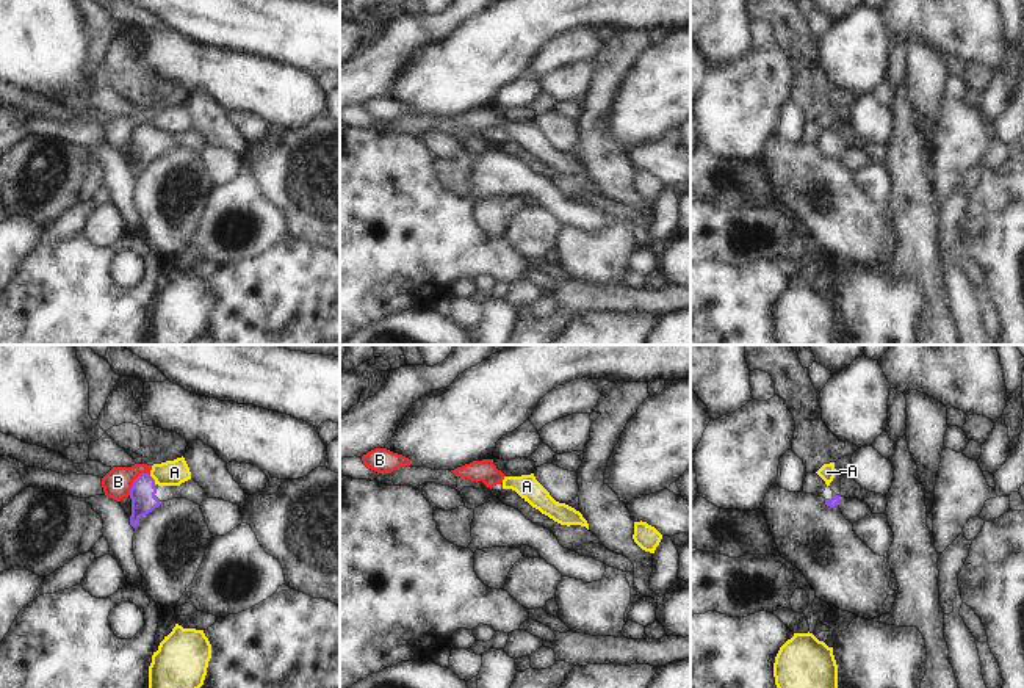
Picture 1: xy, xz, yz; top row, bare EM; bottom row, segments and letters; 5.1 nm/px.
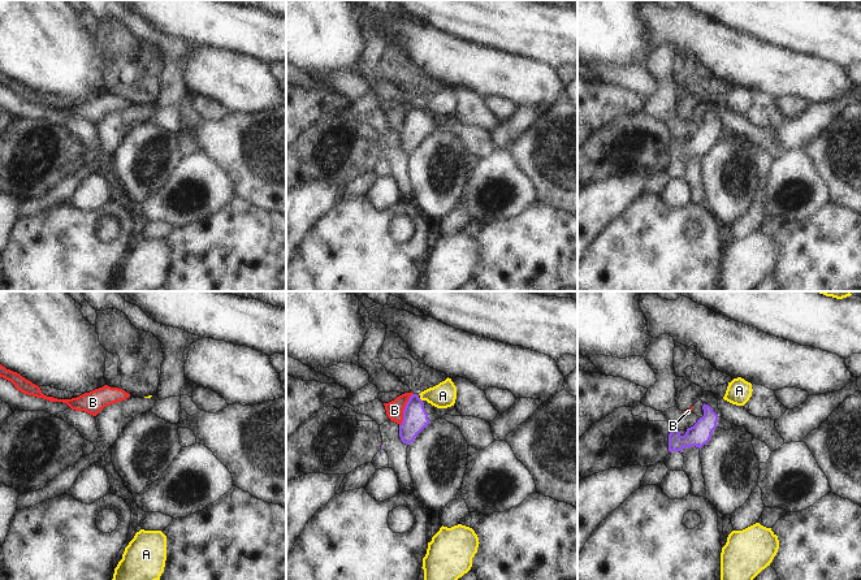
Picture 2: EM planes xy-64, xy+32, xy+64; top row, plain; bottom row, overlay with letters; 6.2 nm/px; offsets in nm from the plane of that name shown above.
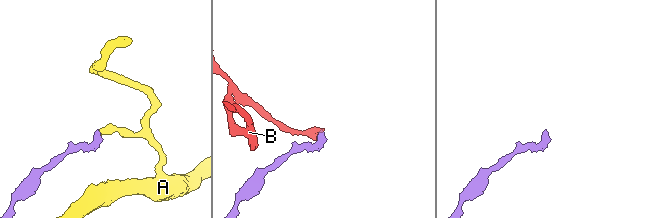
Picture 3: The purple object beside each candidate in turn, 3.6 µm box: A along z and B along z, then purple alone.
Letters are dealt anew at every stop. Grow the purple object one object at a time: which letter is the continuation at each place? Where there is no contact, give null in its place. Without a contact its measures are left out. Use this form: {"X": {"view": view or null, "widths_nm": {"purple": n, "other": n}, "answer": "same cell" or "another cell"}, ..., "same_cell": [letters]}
{"A": {"view": "xy", "widths_nm": {"purple": 130, "other": 130}, "answer": "another cell"}, "B": {"view": "xy", "widths_nm": {"purple": 130, "other": 150}, "answer": "another cell"}, "same_cell": []}

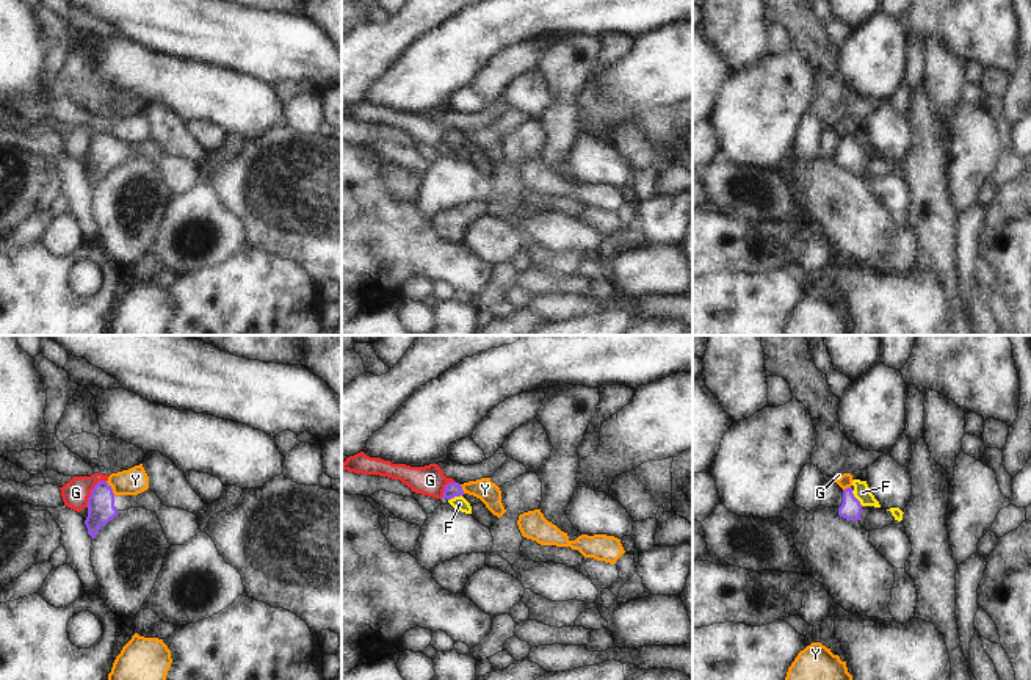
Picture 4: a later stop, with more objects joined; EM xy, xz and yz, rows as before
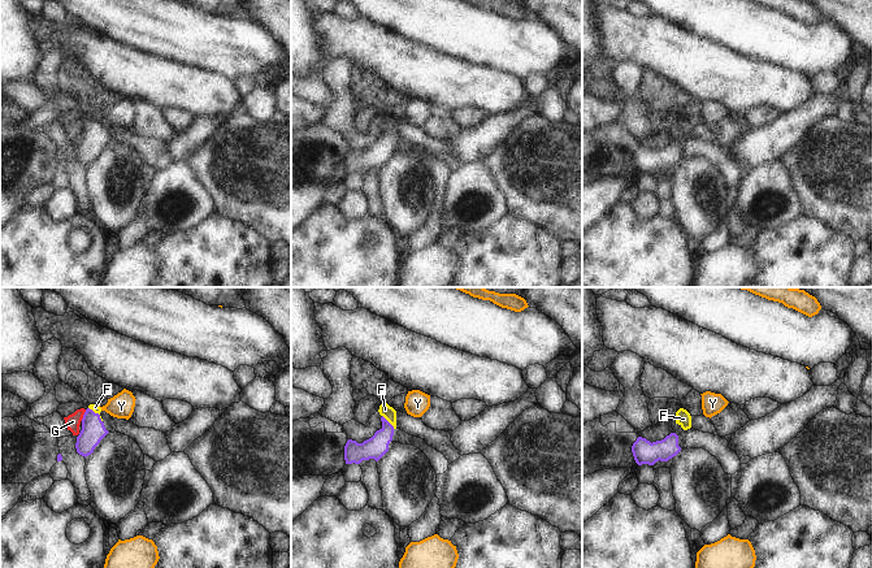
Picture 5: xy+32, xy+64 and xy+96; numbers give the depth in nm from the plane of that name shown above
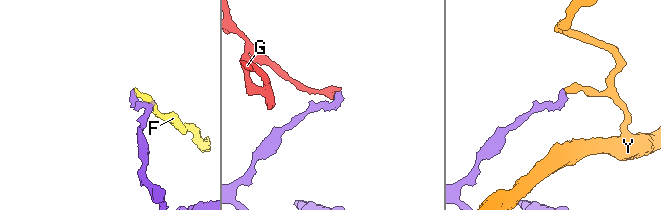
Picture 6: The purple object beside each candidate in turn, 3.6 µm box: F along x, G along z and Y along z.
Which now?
{"F": {"view": "yz", "widths_nm": {"purple": 110, "other": 90}, "answer": "another cell"}, "G": {"view": "xy", "widths_nm": {"purple": 140, "other": 140}, "answer": "another cell"}, "Y": {"view": "xy", "widths_nm": {"purple": 140, "other": 140}, "answer": "another cell"}, "same_cell": []}

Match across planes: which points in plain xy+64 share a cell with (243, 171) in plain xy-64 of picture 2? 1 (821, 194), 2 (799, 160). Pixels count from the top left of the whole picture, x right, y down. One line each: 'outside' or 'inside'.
1: outside
2: outside

